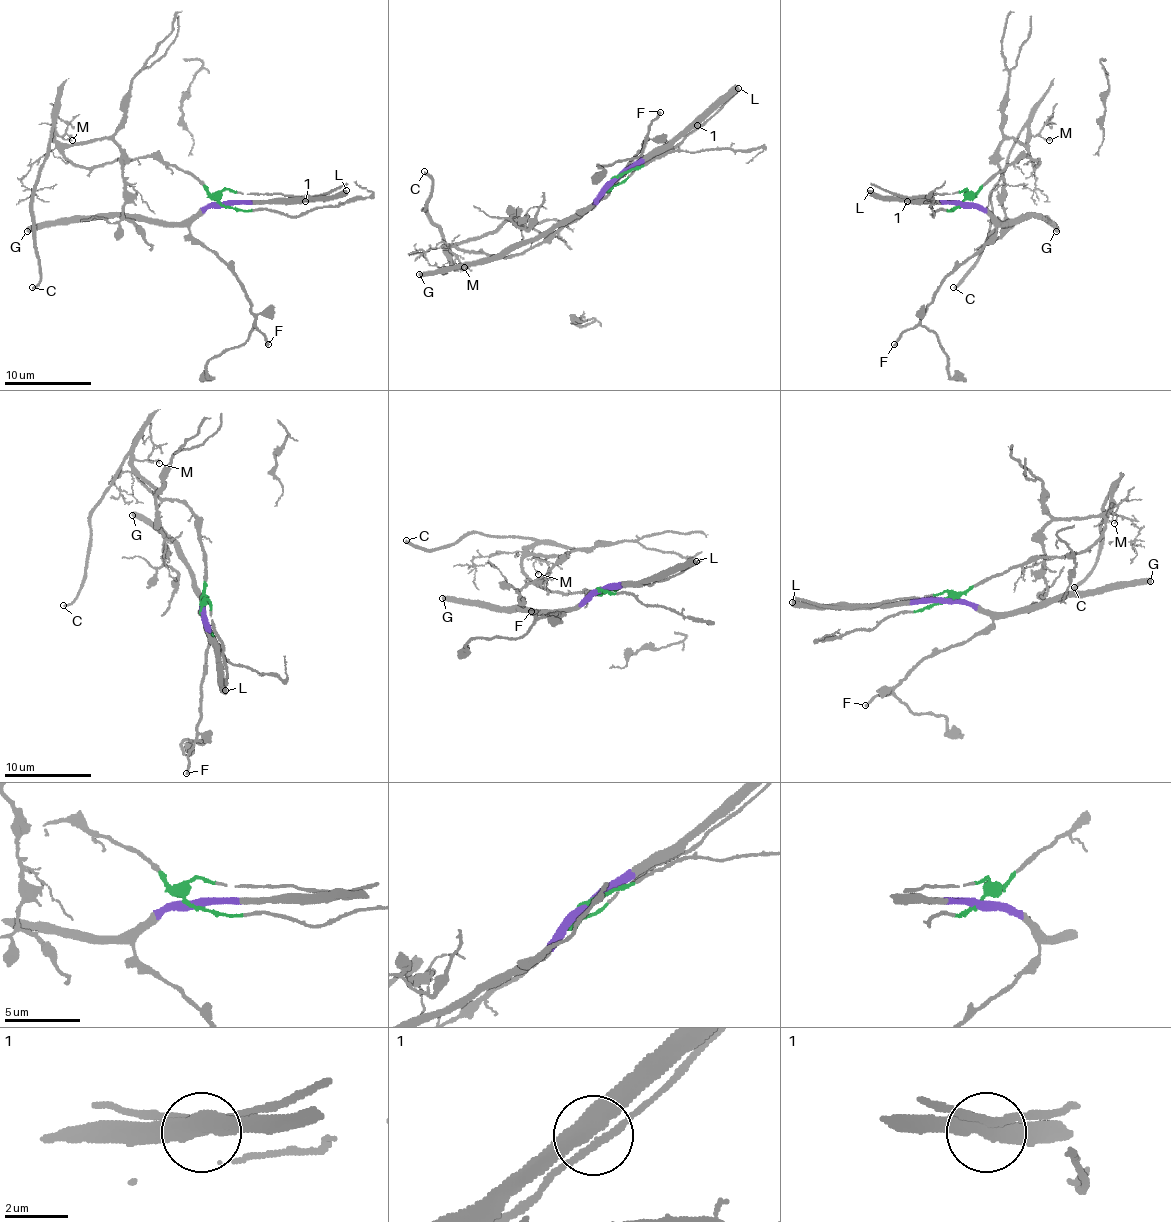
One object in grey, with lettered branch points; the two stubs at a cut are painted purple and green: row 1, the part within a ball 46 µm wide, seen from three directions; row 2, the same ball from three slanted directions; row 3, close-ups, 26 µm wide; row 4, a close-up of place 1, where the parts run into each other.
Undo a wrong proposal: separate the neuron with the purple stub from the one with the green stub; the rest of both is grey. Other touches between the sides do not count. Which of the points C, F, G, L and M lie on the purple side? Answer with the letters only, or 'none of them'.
F, G, L

